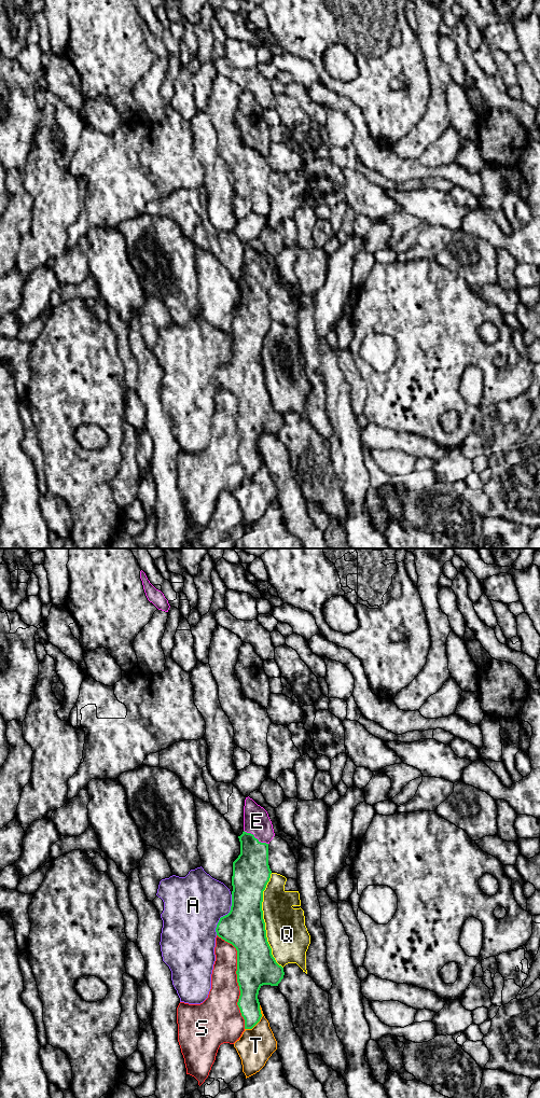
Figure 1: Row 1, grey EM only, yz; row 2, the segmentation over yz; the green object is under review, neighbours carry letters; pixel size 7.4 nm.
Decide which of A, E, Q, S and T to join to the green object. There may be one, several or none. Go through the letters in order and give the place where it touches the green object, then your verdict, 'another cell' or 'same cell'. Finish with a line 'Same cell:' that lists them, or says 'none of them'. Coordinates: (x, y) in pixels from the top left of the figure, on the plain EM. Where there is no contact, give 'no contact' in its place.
A: meets green in yz at (225, 363); another cell
E: meets green in yz at (254, 286); same cell
Q: meets green in yz at (263, 369); another cell
S: meets green in yz at (237, 428); another cell
T: meets green in yz at (259, 469); another cell
Same cell: E

